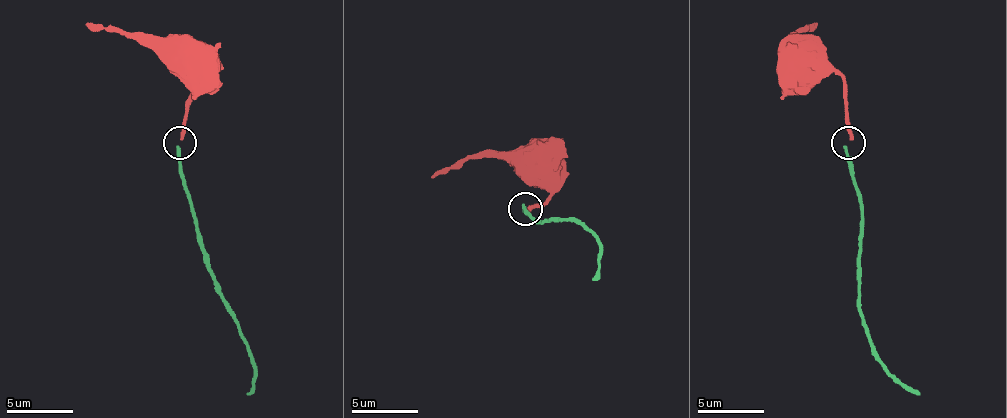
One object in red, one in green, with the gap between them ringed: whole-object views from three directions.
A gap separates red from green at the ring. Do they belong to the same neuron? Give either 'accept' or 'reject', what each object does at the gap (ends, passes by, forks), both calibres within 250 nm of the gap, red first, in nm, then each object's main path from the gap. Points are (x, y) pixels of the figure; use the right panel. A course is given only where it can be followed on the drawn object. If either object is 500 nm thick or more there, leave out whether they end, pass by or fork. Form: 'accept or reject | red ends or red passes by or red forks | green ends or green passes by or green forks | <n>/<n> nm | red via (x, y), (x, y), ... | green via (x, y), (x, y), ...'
reject | red ends | green ends | 240/240 nm | red via (849, 138), (845, 85), (832, 68), (815, 68), (799, 62) | green via (845, 145), (849, 175), (862, 212), (859, 312), (869, 342), (882, 365), (919, 395)

